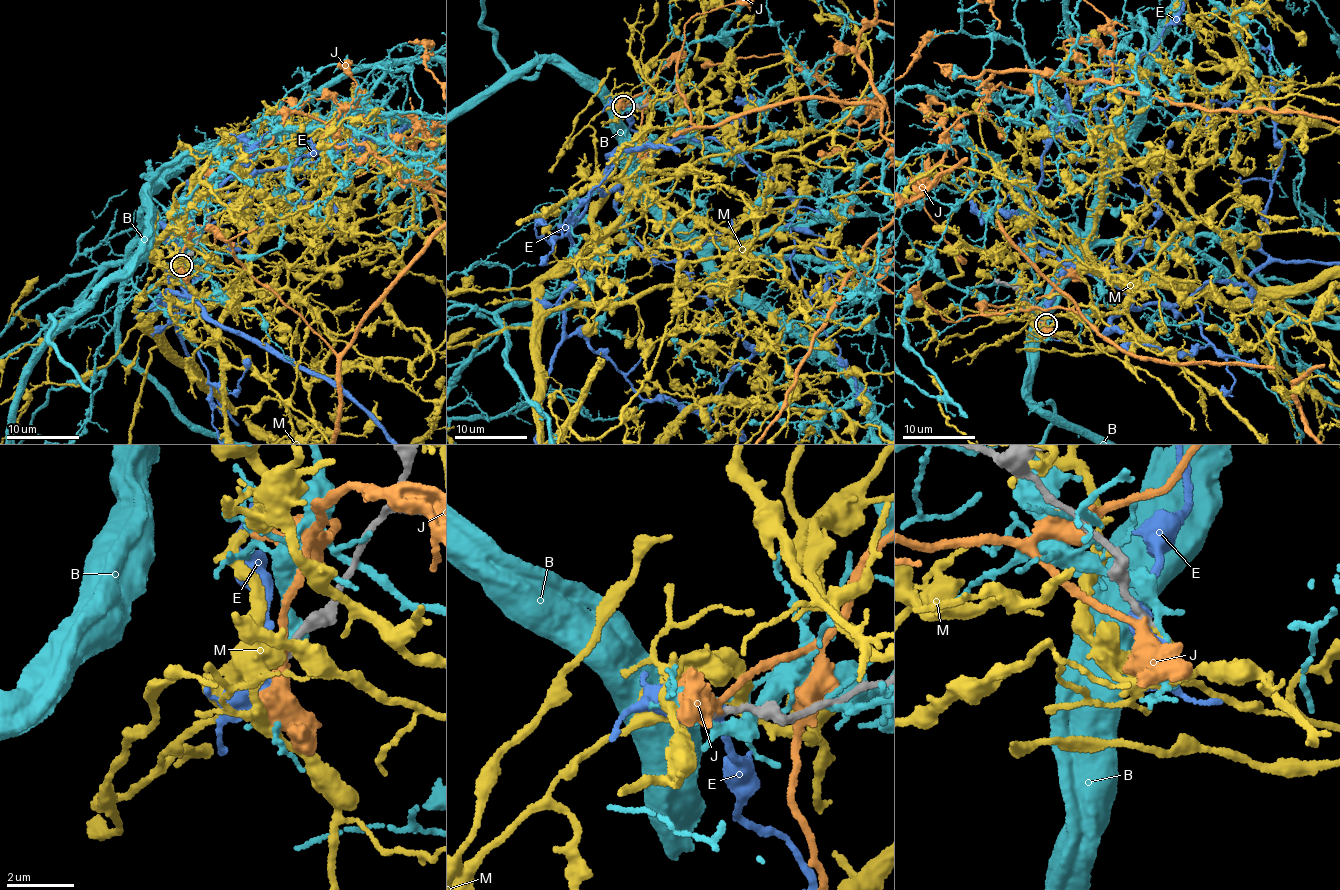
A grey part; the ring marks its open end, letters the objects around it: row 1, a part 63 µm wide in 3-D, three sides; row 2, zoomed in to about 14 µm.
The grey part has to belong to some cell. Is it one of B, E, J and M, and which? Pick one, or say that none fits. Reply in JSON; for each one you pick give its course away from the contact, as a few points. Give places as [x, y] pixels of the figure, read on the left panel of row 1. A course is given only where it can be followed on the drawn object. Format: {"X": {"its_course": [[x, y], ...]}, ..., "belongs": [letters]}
{"belongs": ["M"]}

